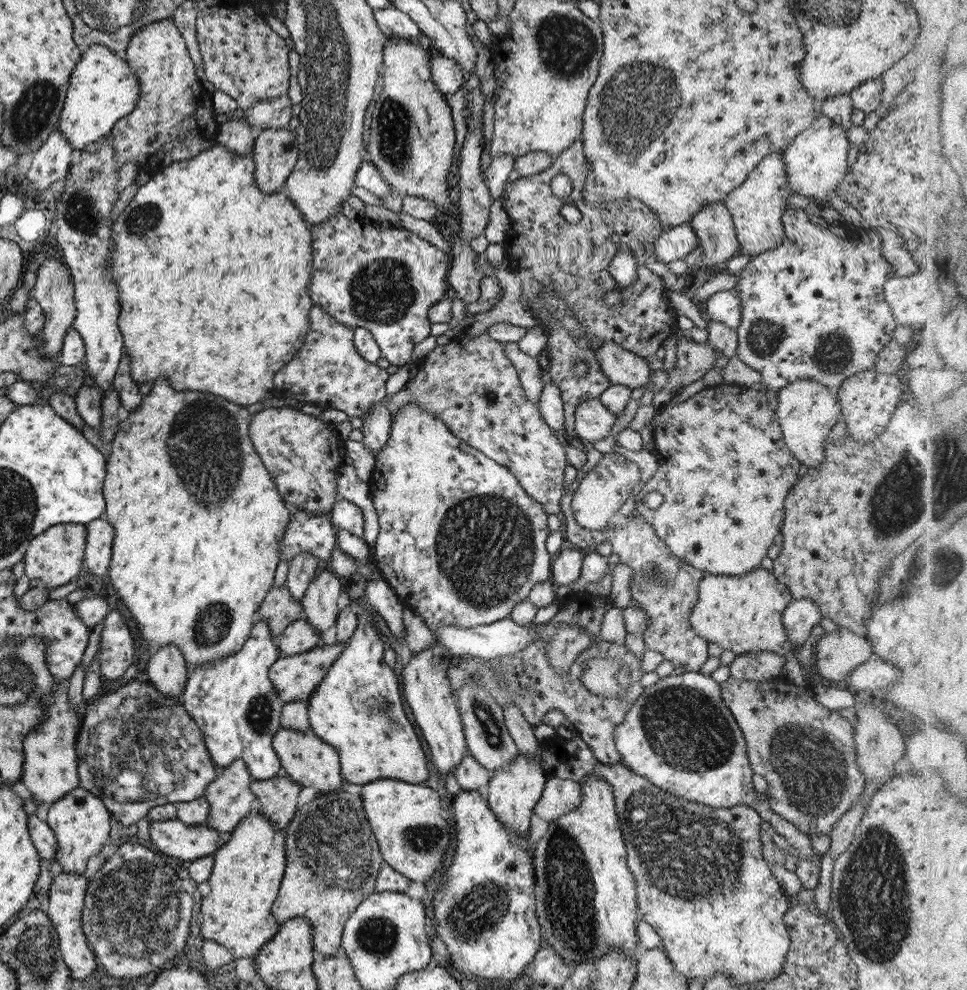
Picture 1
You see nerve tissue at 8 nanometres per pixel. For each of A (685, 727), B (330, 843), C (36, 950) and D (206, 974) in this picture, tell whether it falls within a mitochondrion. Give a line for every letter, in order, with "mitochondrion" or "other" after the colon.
A: mitochondrion
B: mitochondrion
C: mitochondrion
D: other

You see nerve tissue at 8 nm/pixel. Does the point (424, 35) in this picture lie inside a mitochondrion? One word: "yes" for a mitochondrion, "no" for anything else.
no

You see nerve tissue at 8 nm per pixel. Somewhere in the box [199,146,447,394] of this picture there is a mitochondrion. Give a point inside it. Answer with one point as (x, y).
(382, 292)

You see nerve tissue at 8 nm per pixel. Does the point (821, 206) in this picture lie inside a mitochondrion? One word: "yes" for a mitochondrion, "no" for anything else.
no

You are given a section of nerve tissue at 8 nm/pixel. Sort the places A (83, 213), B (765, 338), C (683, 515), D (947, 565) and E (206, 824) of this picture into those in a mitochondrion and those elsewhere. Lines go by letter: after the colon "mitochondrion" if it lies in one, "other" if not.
A: mitochondrion
B: mitochondrion
C: other
D: mitochondrion
E: other

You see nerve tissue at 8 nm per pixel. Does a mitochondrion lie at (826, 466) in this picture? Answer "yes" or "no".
no

